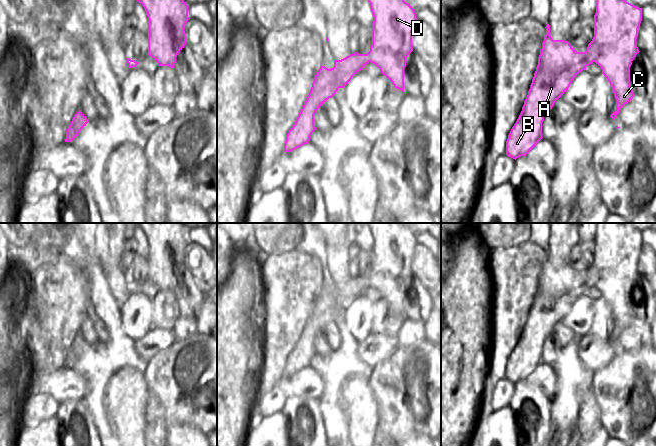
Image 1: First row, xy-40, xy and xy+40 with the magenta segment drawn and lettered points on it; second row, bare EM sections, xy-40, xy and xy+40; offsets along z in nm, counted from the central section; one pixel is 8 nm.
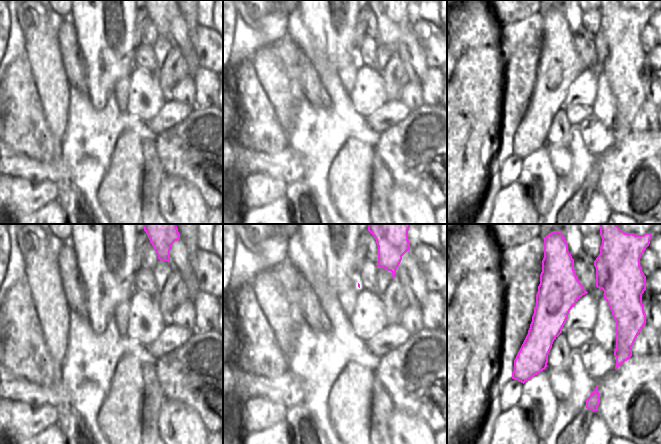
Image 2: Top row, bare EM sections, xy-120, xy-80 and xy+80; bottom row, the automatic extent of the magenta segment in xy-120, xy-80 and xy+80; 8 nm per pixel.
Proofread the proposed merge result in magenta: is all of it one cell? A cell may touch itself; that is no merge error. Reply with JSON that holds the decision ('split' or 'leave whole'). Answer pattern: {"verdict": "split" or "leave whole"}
{"verdict": "leave whole"}

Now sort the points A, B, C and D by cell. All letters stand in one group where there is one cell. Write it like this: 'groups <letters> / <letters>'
groups A B C D

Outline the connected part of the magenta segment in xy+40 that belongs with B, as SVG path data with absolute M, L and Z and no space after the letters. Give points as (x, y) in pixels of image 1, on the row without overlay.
M596 223L594 239L594 261L585 276L577 276L568 265L553 264L550 249L546 249L546 259L538 281L538 289L524 325L522 335L512 351L506 365L506 379L517 383L526 380L542 363L542 347L546 337L554 327L568 314L577 298L595 286L612 311L616 323L616 335L610 341L614 344L620 333L634 321L630 309L630 291L640 276L636 263L642 245L642 232L625 223Z

